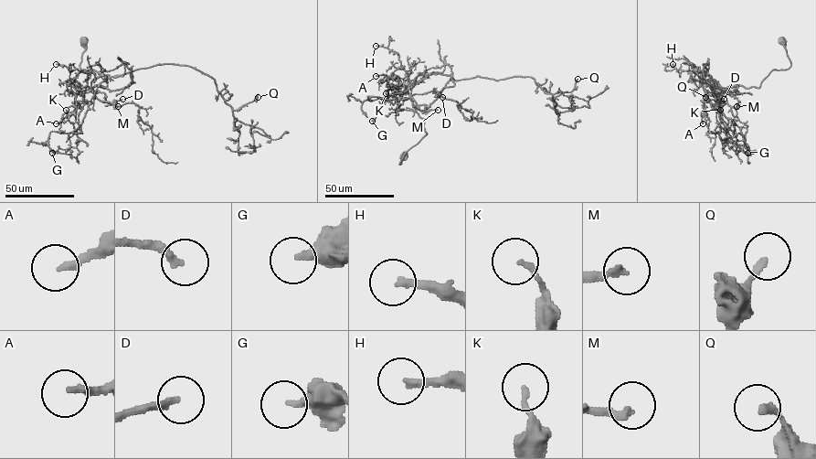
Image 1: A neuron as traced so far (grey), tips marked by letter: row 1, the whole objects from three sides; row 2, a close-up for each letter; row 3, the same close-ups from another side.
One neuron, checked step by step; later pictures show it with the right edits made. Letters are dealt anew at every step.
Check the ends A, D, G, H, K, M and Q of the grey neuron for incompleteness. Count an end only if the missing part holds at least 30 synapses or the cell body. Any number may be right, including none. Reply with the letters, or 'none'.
A, D, M

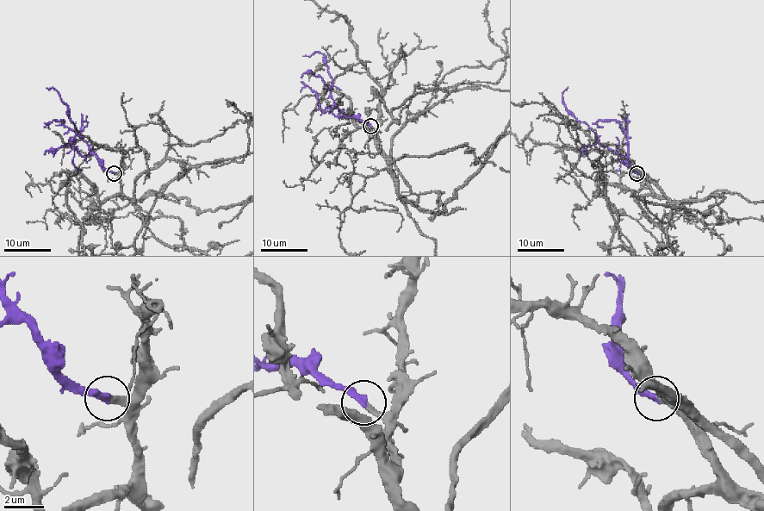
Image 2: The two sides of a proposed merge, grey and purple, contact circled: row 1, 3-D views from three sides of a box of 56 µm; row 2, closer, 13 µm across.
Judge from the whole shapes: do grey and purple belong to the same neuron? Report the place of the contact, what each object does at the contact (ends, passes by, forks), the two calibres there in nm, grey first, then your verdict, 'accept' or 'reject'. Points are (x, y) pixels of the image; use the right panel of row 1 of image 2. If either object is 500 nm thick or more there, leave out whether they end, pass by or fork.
(636, 173) | grey ends | purple ends | 280/320 nm | accept

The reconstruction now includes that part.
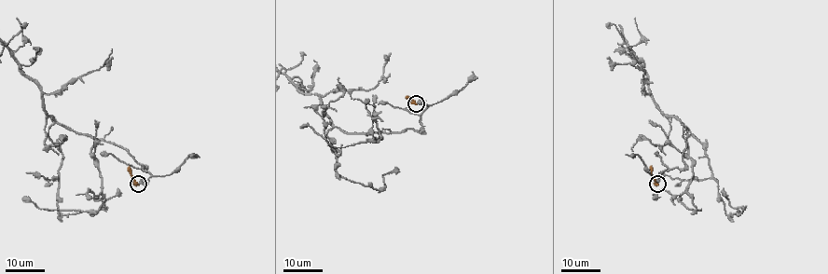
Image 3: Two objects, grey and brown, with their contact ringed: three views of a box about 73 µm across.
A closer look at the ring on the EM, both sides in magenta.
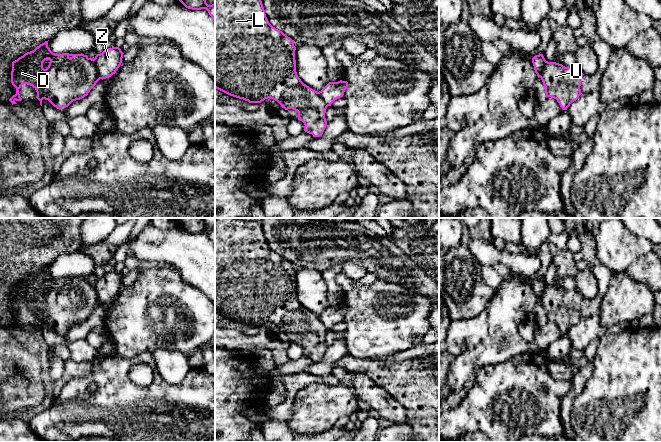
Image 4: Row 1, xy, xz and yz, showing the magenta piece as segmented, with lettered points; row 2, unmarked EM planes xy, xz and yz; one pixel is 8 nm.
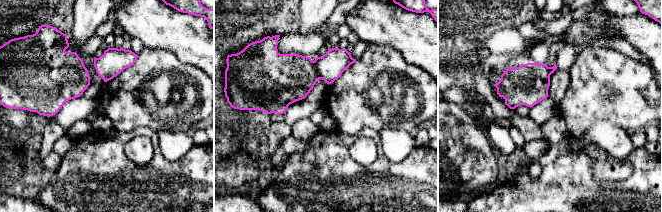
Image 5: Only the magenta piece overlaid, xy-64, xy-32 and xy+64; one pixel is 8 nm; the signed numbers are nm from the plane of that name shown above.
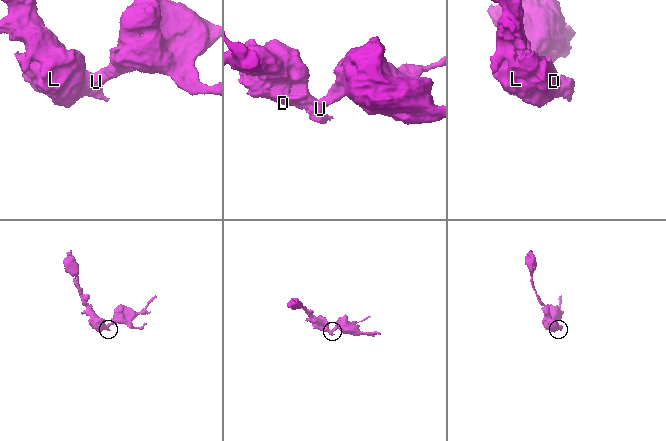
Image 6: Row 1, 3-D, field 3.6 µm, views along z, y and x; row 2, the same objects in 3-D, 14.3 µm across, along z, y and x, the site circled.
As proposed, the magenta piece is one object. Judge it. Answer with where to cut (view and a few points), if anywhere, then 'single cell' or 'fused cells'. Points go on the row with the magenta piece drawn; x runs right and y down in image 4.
cut in xy along (92, 59), (101, 78); fused cells

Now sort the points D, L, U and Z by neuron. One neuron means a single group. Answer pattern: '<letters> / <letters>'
D L U / Z

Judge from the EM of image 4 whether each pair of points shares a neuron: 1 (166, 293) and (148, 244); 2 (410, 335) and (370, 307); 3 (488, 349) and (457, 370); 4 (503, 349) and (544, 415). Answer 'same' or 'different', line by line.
1: different
2: same
3: same
4: different

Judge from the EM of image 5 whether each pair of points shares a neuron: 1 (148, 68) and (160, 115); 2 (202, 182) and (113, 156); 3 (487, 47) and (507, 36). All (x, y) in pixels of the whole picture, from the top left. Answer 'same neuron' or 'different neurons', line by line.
1: same neuron
2: same neuron
3: same neuron

